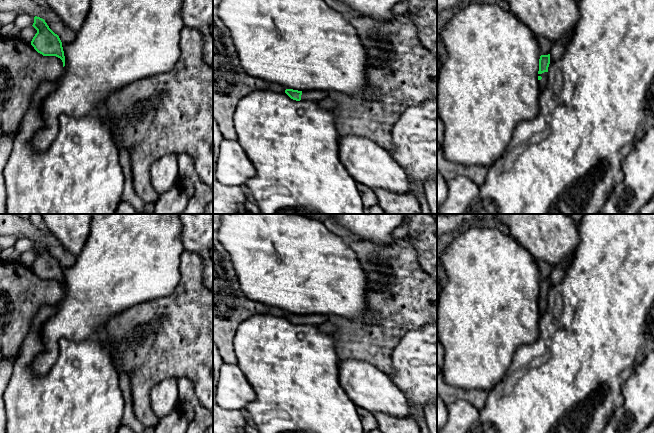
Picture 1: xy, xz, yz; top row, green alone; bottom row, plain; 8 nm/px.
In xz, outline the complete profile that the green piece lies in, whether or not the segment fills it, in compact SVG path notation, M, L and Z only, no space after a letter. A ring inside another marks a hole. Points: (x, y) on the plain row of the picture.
M286 313L285 317L293 324L308 324L318 326L328 321L328 315L312 314L312 315L298 315L293 313Z

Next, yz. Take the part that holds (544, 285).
M550 278L541 279L539 283L538 306L539 314L542 316L547 310L547 296L550 288Z

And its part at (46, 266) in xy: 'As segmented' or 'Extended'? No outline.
As segmented

